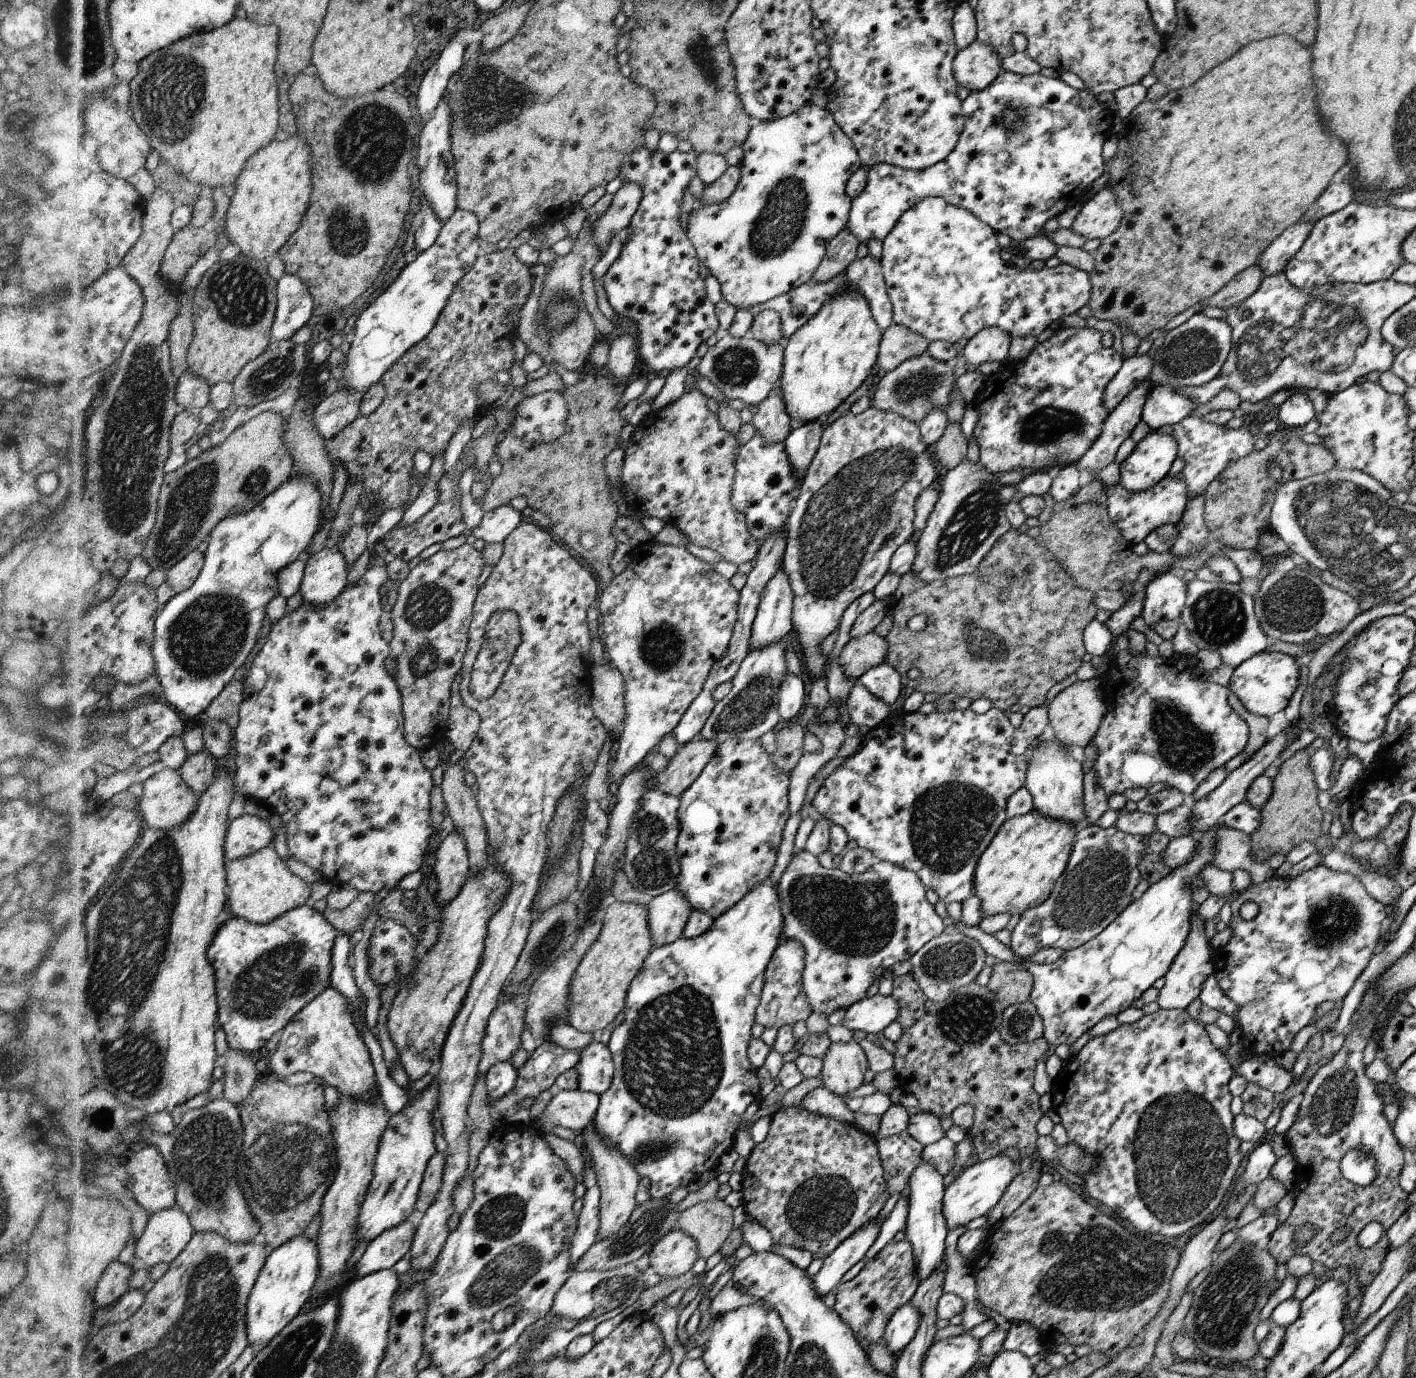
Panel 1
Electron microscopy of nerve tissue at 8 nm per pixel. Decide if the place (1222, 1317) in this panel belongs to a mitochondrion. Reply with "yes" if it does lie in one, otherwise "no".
yes

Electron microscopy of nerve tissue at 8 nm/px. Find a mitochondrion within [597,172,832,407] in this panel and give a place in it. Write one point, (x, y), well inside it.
(736, 366)

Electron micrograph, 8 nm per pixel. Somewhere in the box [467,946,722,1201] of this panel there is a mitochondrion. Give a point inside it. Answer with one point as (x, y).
(653, 1150)

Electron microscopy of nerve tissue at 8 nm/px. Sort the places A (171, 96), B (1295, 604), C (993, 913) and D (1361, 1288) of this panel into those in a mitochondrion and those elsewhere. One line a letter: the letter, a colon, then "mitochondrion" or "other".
A: mitochondrion
B: mitochondrion
C: other
D: other

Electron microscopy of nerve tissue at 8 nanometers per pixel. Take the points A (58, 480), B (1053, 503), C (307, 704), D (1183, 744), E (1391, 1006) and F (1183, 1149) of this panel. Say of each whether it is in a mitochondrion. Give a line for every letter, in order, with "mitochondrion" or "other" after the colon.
A: other
B: other
C: other
D: mitochondrion
E: other
F: mitochondrion

